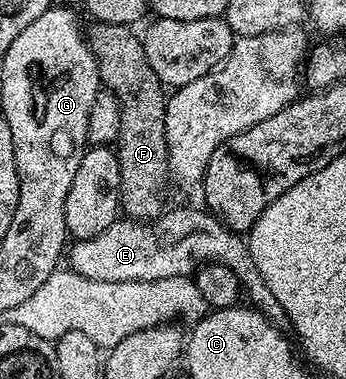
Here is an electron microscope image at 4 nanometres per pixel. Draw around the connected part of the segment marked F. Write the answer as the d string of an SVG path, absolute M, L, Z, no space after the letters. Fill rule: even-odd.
M93 23L91 30L87 31L86 39L91 46L92 53L95 56L95 60L98 62L99 76L101 83L116 96L119 102L120 114L119 114L119 132L116 135L114 141L114 151L119 159L120 168L120 205L121 211L129 218L138 222L147 222L149 220L156 219L163 215L164 206L162 206L162 194L160 190L163 188L167 180L170 180L170 166L168 160L168 143L166 142L166 130L165 130L165 106L167 104L166 90L157 74L154 73L153 67L150 66L149 59L146 58L146 52L141 37L132 28L124 26L115 26L110 23Z

